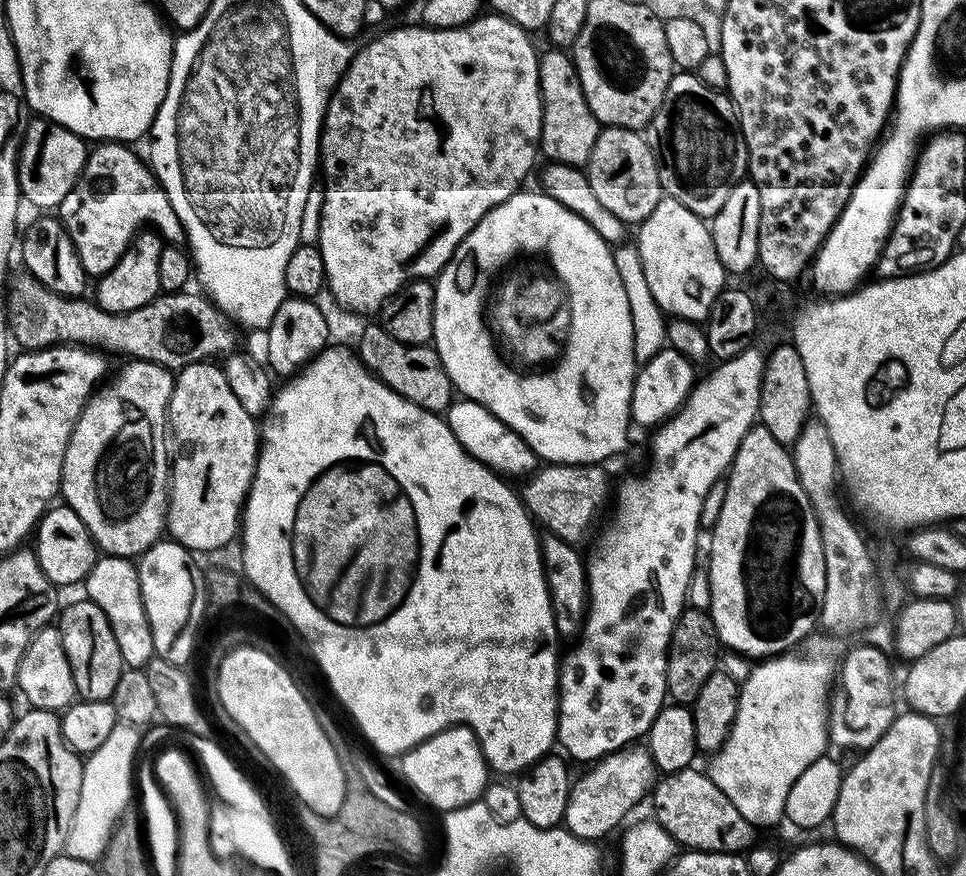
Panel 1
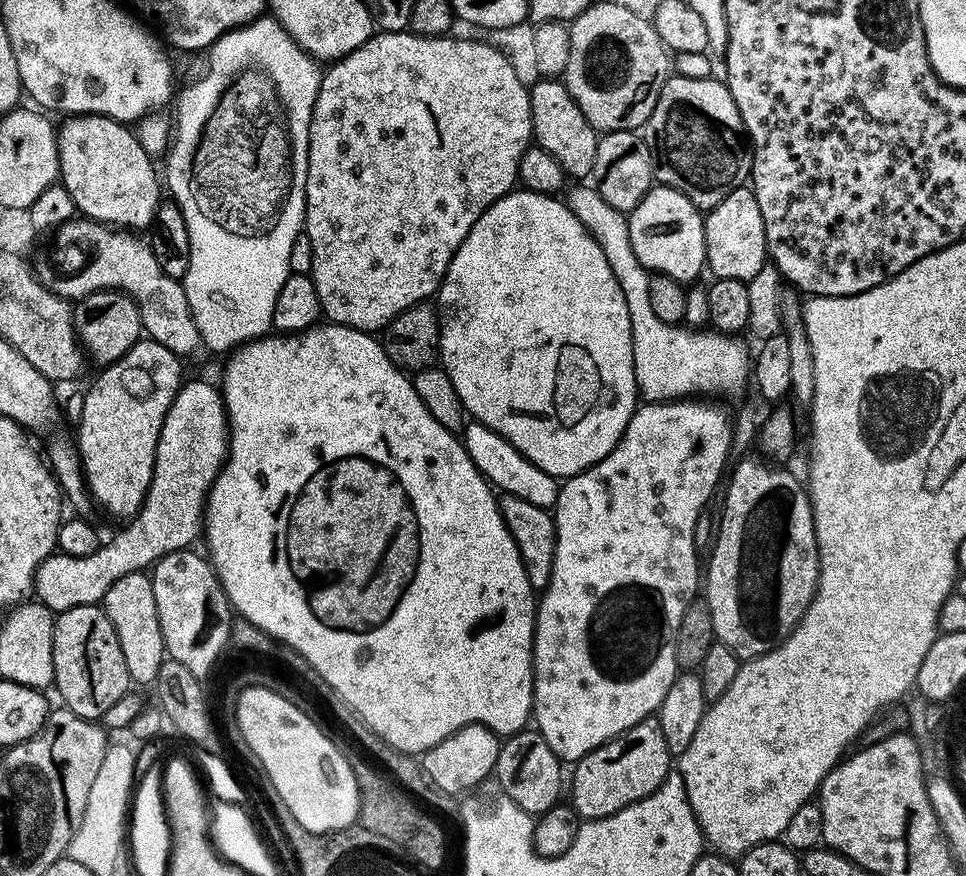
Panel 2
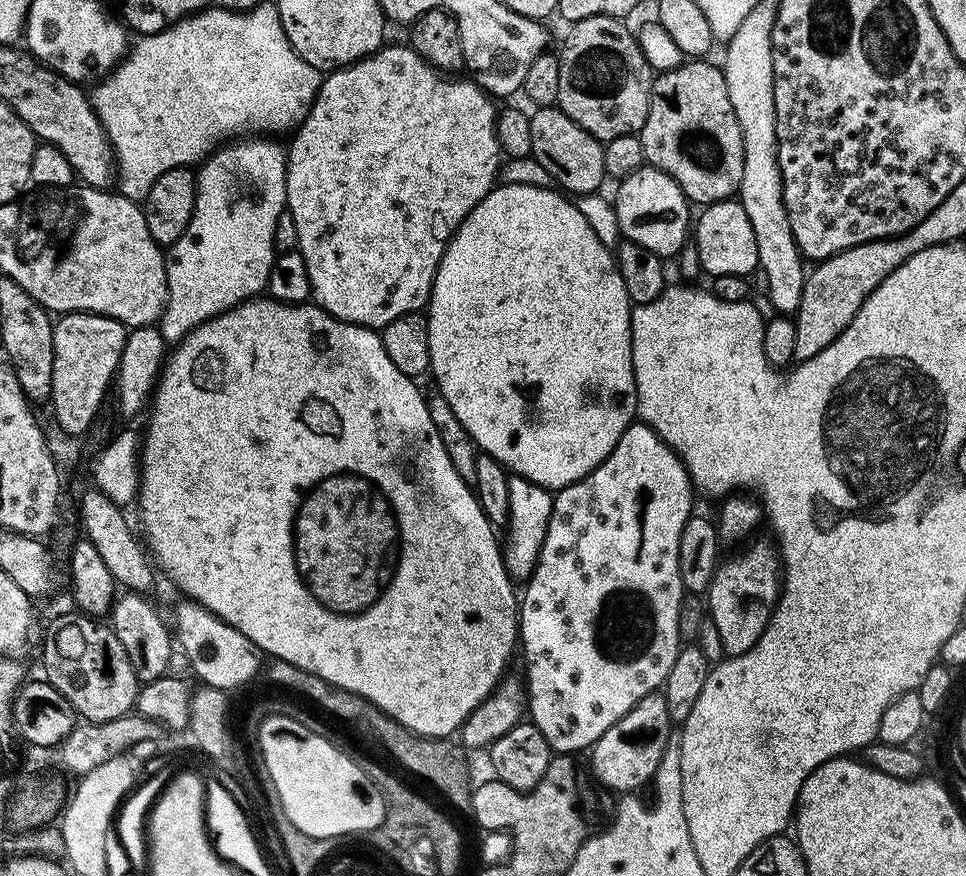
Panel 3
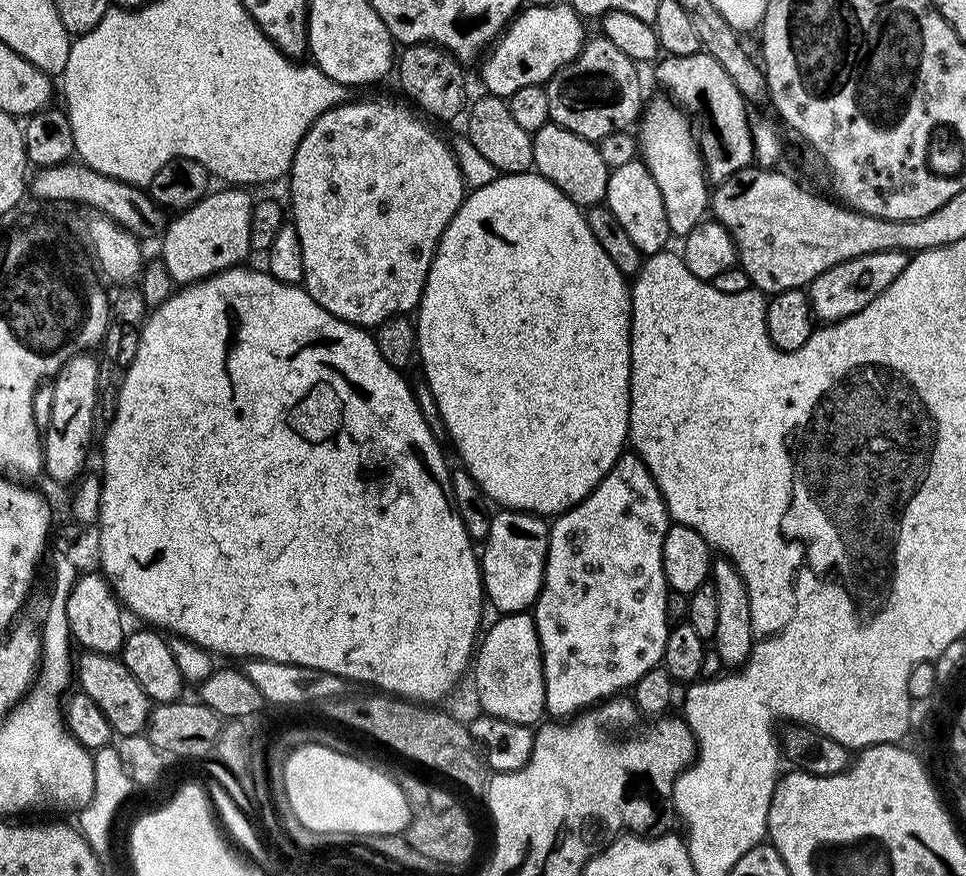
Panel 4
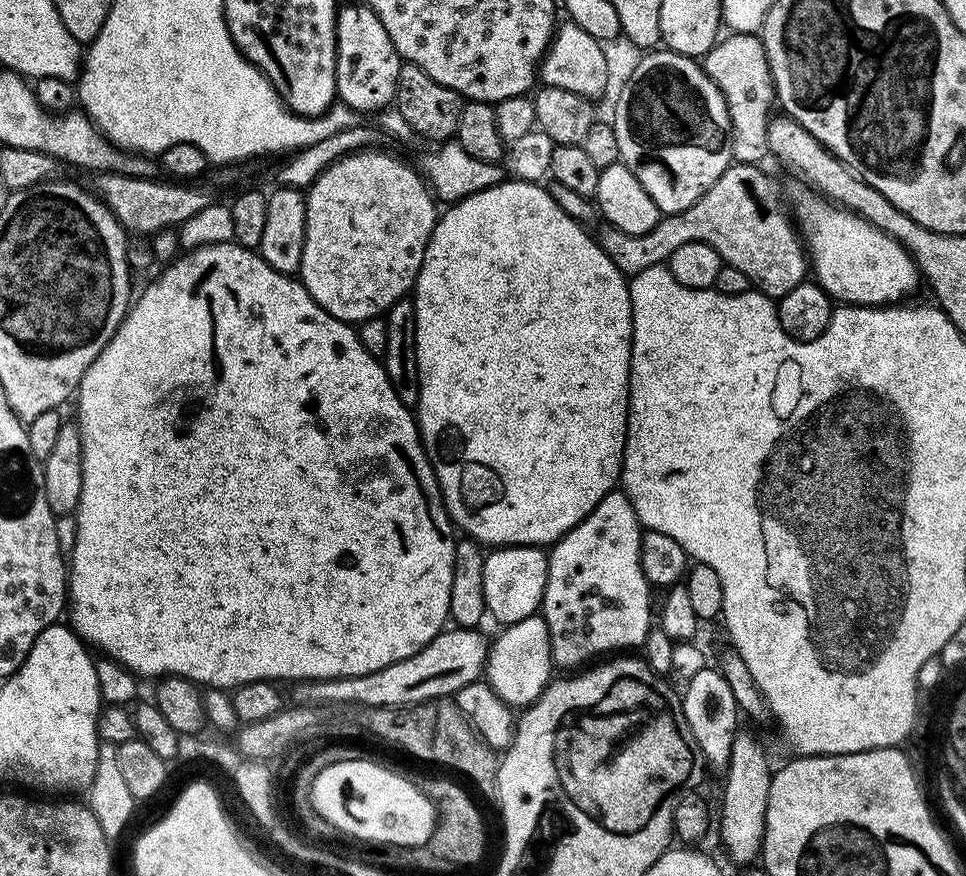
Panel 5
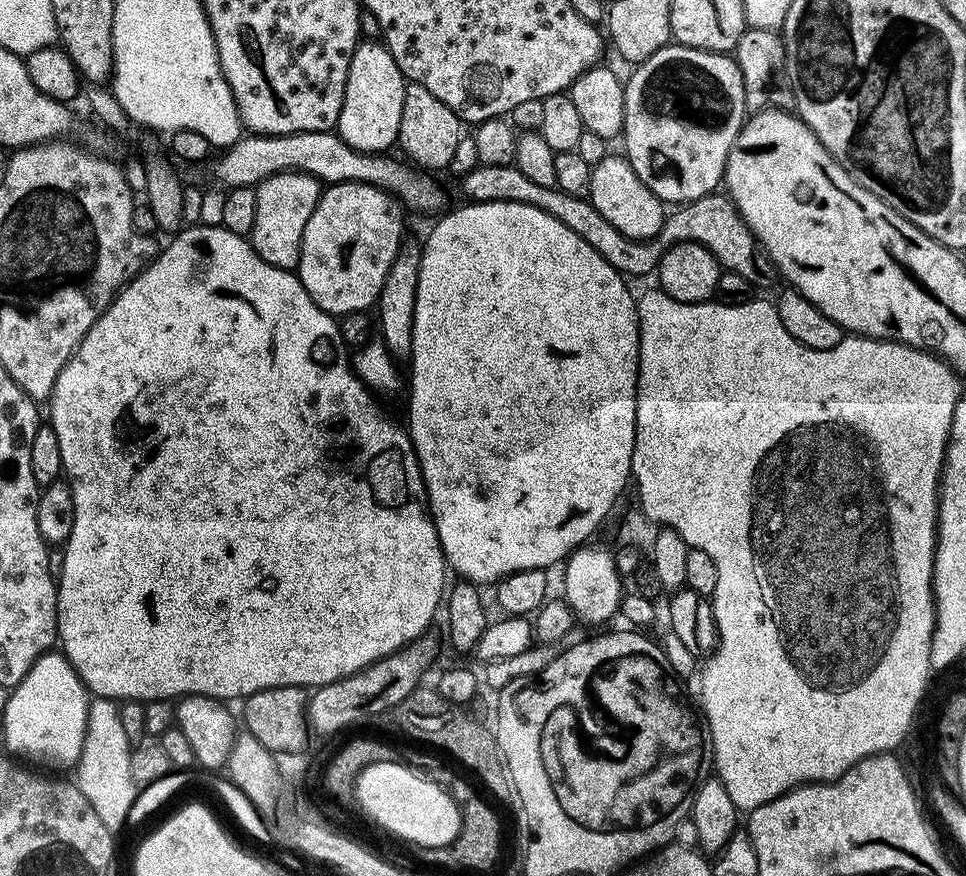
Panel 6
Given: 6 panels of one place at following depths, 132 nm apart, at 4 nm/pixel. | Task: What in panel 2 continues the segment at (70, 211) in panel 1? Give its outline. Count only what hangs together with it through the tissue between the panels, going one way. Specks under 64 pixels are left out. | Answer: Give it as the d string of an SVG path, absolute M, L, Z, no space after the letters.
M72 114L58 124L56 145L60 155L59 183L70 194L73 209L81 217L96 220L100 224L115 226L121 230L145 230L153 227L156 208L162 201L162 180L156 177L153 157L142 146L139 135L132 132L127 123L109 116L86 116Z

